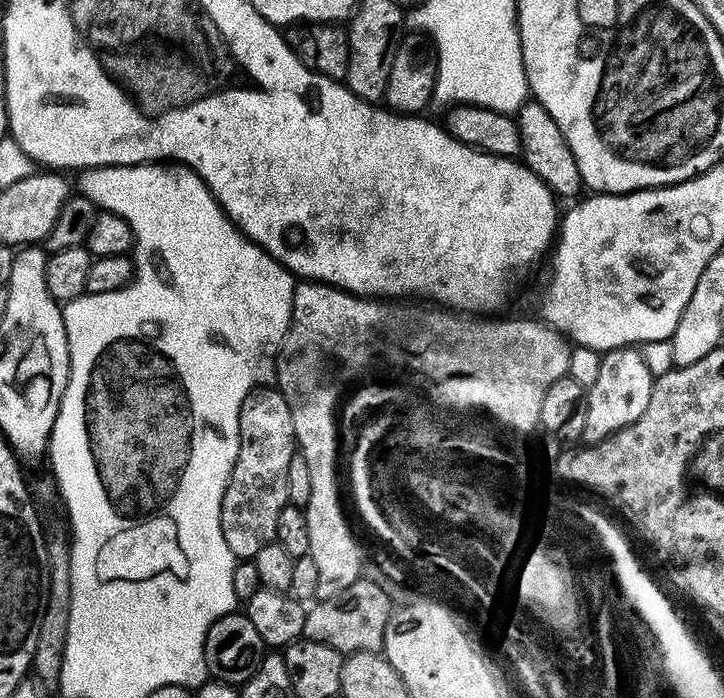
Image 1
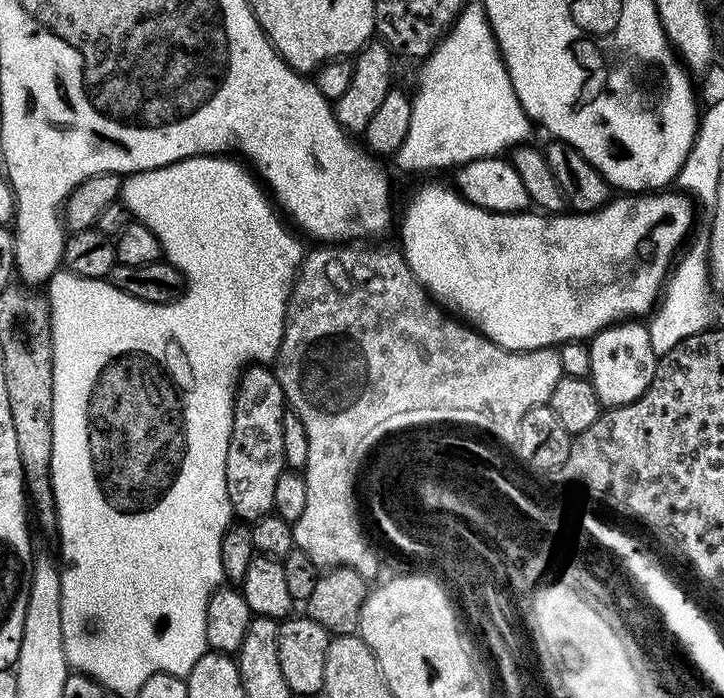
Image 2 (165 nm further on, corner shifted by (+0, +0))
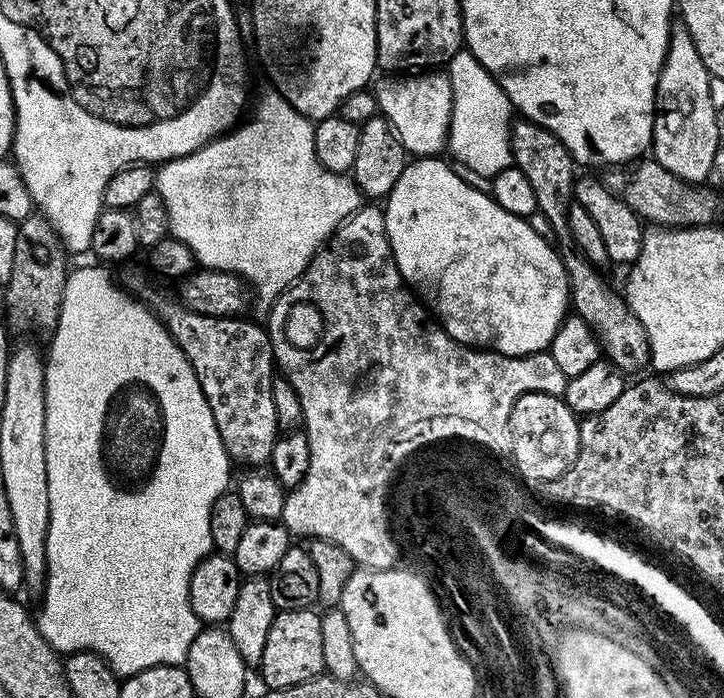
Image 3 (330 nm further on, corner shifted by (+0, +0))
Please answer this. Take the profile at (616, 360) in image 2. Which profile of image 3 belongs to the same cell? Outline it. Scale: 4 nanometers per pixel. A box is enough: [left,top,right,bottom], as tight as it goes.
[512,118,650,374]

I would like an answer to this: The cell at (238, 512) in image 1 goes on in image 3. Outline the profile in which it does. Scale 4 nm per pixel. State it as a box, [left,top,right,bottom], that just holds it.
[122,272,282,466]

